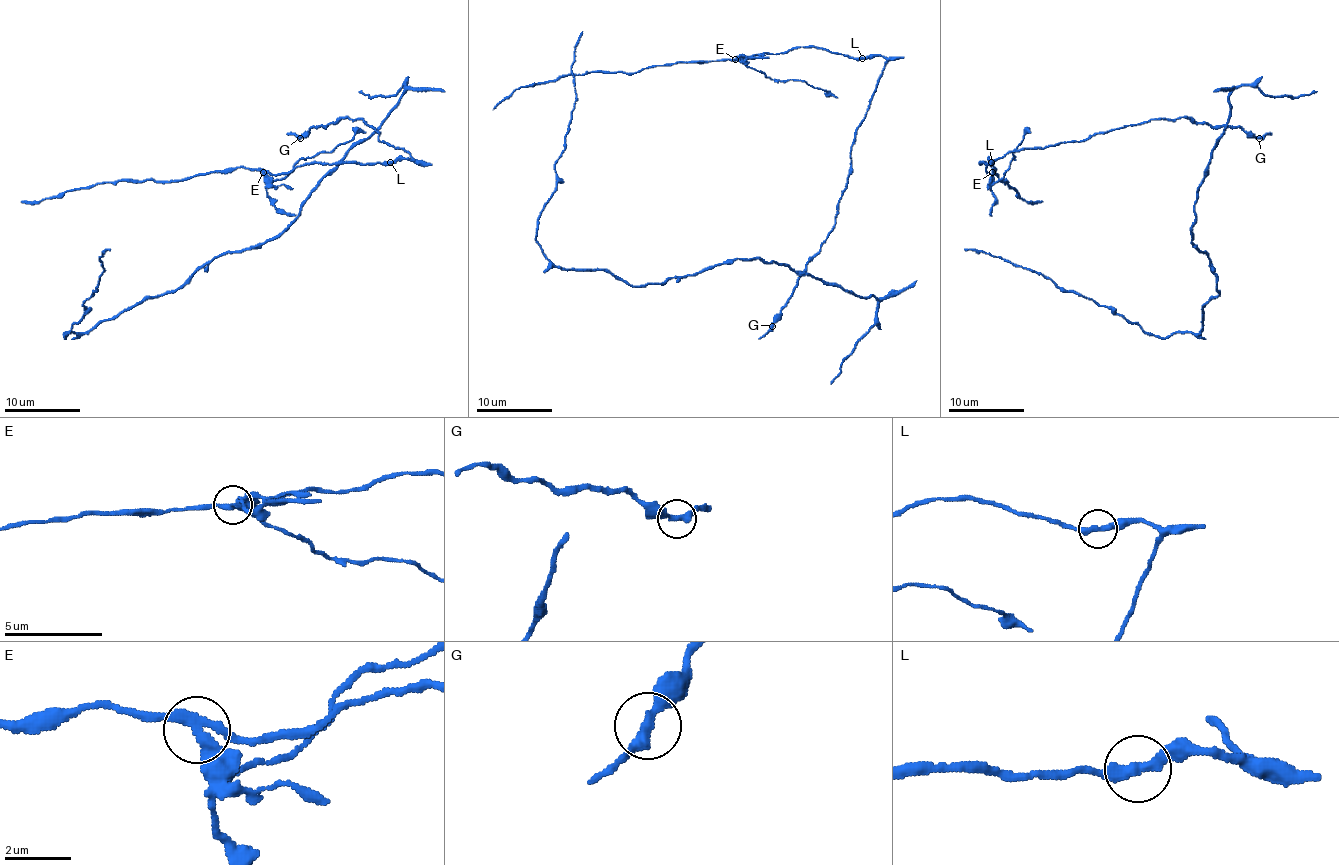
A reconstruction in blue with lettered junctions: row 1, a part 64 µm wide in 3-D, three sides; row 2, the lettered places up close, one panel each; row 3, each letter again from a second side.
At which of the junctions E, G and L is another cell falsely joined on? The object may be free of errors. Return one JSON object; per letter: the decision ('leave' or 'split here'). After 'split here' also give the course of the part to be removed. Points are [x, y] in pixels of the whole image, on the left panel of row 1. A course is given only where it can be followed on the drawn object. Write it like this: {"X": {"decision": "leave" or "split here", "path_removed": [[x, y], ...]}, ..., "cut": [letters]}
{"E": {"decision": "split here", "path_removed": [[262, 172], [272, 181], [281, 179], [302, 159], [330, 153], [358, 132], [366, 132]]}, "G": {"decision": "leave"}, "L": {"decision": "leave"}, "cut": ["E"]}

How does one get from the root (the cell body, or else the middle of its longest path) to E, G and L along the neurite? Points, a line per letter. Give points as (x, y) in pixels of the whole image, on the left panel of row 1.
E: (334, 123), (362, 119), (381, 142), (402, 147), (415, 160), (313, 162), (279, 174), (262, 172)
G: (334, 123), (313, 126), (300, 138)
L: (334, 123), (345, 117), (362, 119), (379, 134), (381, 142), (402, 147), (415, 160), (394, 159), (390, 162)

